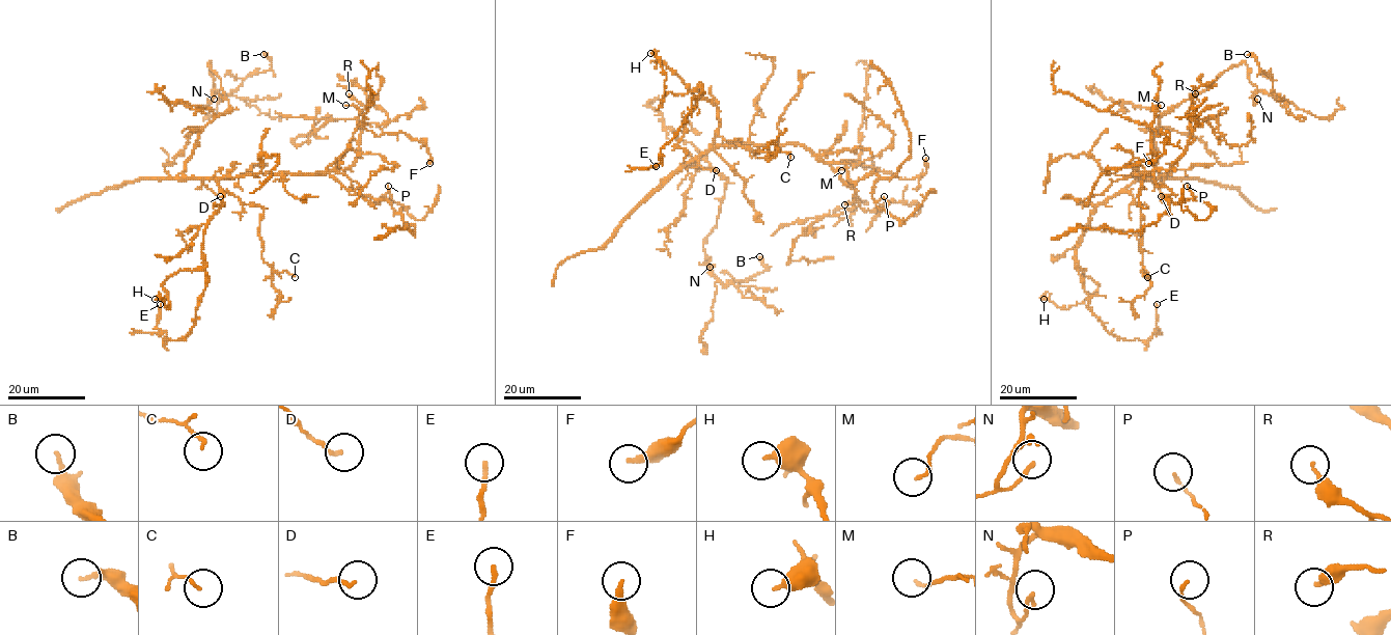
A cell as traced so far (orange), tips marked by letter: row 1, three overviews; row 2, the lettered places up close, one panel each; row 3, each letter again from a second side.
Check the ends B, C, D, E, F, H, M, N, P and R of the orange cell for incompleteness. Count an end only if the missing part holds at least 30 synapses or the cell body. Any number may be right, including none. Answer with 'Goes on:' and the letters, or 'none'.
Goes on: none

